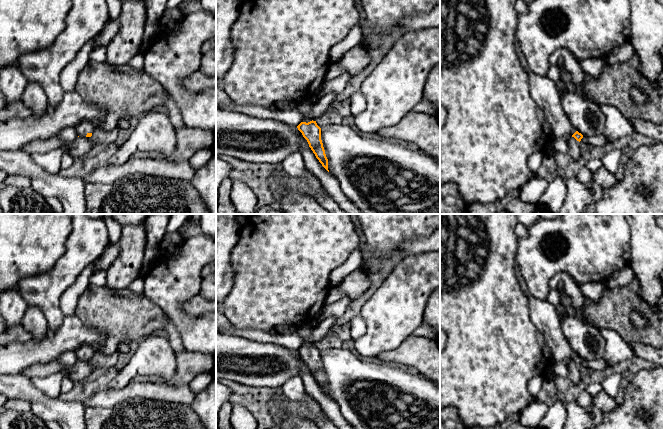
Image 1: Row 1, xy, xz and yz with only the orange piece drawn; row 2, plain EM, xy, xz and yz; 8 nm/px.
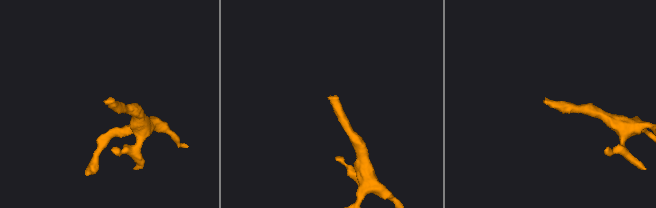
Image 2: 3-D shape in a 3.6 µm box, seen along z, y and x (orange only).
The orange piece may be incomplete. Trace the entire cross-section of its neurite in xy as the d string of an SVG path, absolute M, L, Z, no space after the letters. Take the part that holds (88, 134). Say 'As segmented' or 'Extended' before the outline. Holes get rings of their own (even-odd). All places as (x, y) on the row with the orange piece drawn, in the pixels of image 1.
Extended. M81 122L74 129L78 136L91 137L95 127L92 123Z

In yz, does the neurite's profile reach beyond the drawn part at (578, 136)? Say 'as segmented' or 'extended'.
extended

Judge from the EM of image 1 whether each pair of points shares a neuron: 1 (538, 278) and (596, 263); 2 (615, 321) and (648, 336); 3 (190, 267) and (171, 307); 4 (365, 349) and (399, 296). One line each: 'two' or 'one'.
1: one
2: one
3: one
4: one

